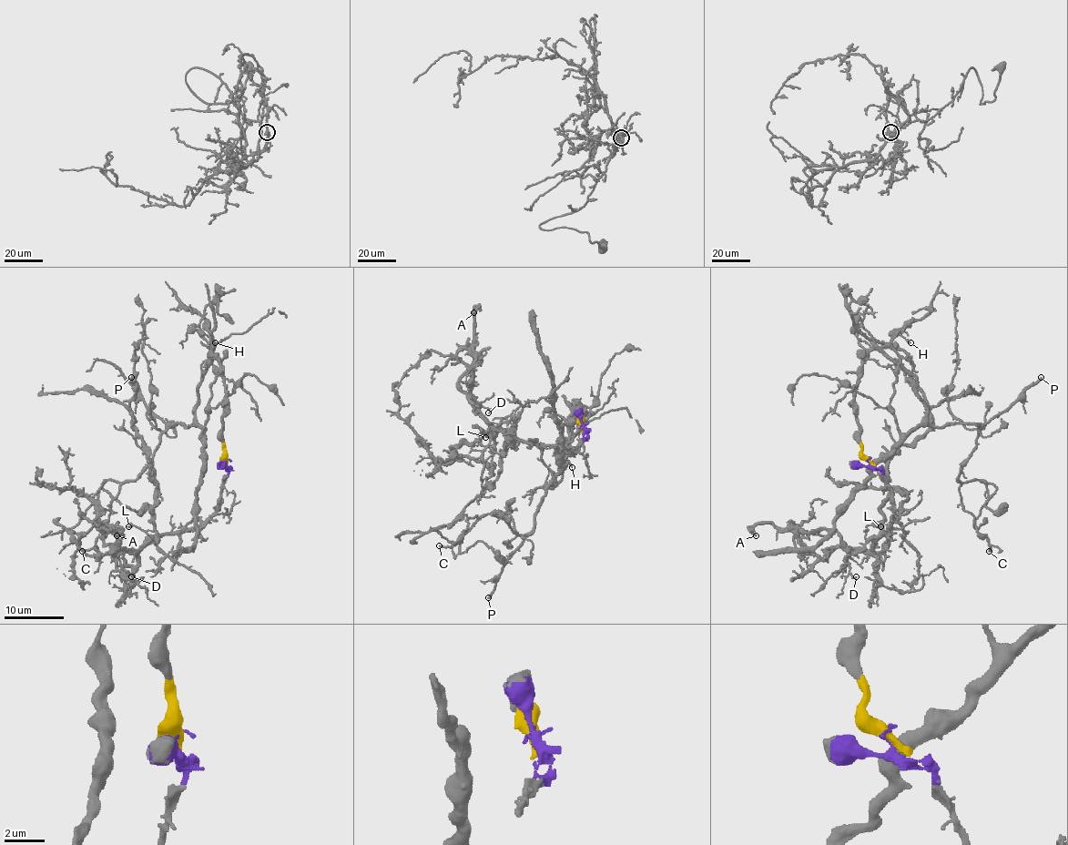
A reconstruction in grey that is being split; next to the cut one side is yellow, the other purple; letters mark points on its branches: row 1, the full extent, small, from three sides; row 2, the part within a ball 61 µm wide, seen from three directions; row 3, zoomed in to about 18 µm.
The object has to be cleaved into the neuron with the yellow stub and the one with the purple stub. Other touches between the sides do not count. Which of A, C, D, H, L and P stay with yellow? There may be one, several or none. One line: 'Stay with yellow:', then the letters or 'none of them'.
Stay with yellow: C, H, P

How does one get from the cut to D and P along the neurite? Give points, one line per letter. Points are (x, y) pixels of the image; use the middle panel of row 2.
D: (583, 425), (584, 439), (576, 448), (558, 449), (516, 440), (494, 427), (474, 404), (486, 407), (488, 413)
P: (583, 425), (583, 412), (588, 413), (558, 458), (560, 469), (534, 516), (534, 527), (503, 567), (488, 597)

